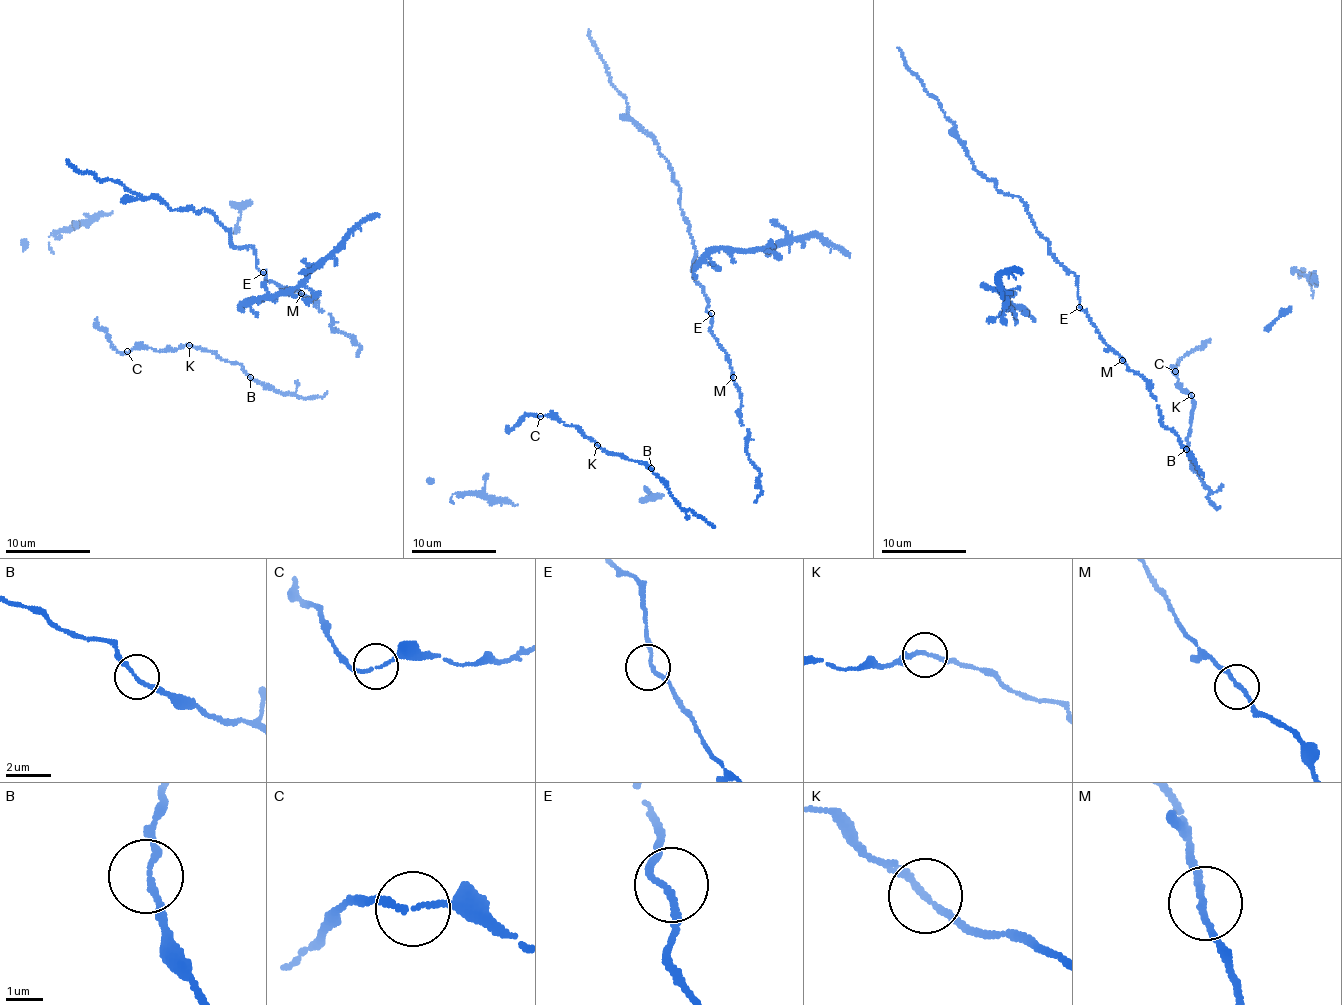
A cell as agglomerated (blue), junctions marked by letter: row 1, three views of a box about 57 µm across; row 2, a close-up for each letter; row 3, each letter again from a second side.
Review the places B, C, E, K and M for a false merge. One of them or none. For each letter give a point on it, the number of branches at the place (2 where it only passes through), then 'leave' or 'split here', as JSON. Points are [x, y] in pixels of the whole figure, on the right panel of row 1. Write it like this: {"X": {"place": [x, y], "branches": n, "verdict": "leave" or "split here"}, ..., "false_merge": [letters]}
{"B": {"place": [1186, 449], "branches": 2, "verdict": "leave"}, "C": {"place": [1175, 371], "branches": 2, "verdict": "leave"}, "E": {"place": [1079, 307], "branches": 2, "verdict": "leave"}, "K": {"place": [1191, 395], "branches": 2, "verdict": "leave"}, "M": {"place": [1122, 360], "branches": 2, "verdict": "leave"}, "false_merge": []}

